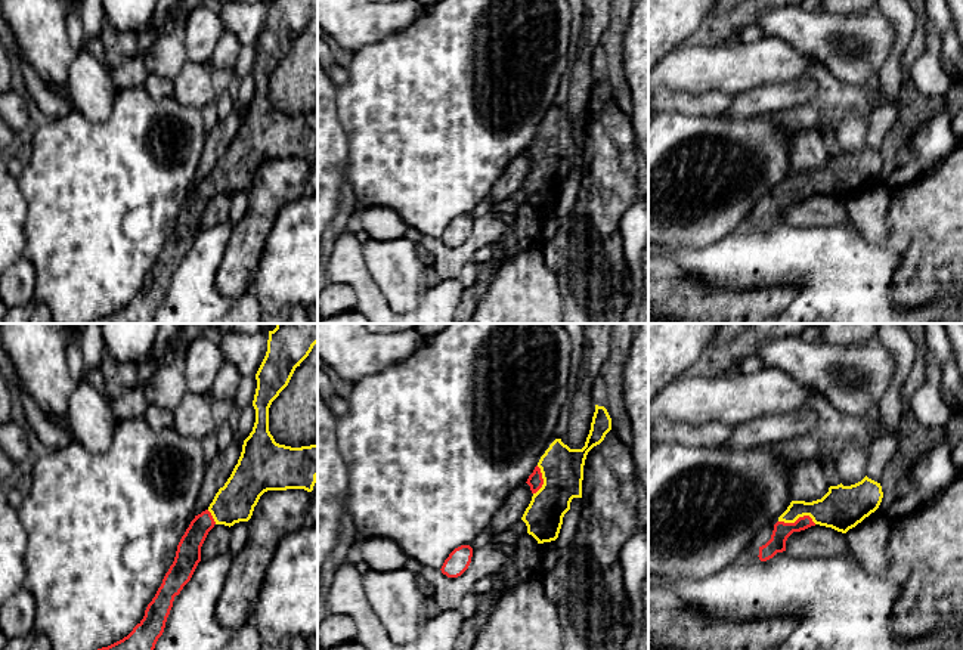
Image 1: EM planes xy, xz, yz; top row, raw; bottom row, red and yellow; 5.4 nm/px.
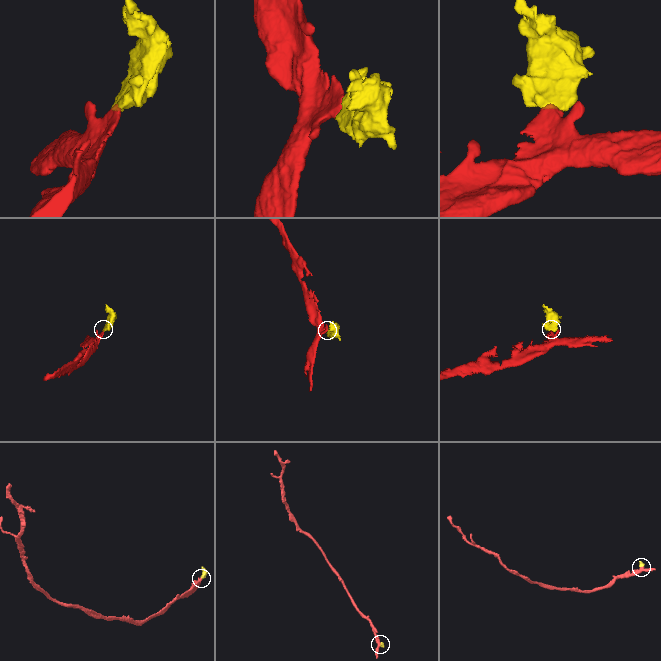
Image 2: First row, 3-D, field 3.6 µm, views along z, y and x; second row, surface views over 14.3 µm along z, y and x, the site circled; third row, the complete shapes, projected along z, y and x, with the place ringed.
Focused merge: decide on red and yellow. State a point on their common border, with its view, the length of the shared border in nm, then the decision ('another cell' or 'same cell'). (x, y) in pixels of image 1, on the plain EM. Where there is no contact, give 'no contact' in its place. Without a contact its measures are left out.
meets red in yz at (798, 188); contact 200 nm long; same cell

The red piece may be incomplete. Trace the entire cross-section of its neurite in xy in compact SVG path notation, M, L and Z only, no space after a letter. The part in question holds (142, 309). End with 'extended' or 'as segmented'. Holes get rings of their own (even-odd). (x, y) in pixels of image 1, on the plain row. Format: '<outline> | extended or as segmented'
M269 0L267 21L256 43L256 92L244 109L238 133L210 176L191 191L143 288L127 306L90 324L152 324L174 266L191 250L201 230L201 216L208 201L216 194L230 196L248 191L260 165L267 160L313 160L318 146L318 112L301 117L276 112L269 100L269 77L316 12L318 0Z | extended

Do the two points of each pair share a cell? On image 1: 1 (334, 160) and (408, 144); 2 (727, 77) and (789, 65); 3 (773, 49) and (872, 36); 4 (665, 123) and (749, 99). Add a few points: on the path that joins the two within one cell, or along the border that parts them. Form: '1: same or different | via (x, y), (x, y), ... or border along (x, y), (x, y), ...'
1: different | border along (340, 123), (347, 138), (347, 167)
2: same | via (742, 65), (774, 65)
3: different | border along (765, 36), (786, 40), (801, 49), (816, 64)
4: different | border along (721, 114), (730, 118), (762, 115)

